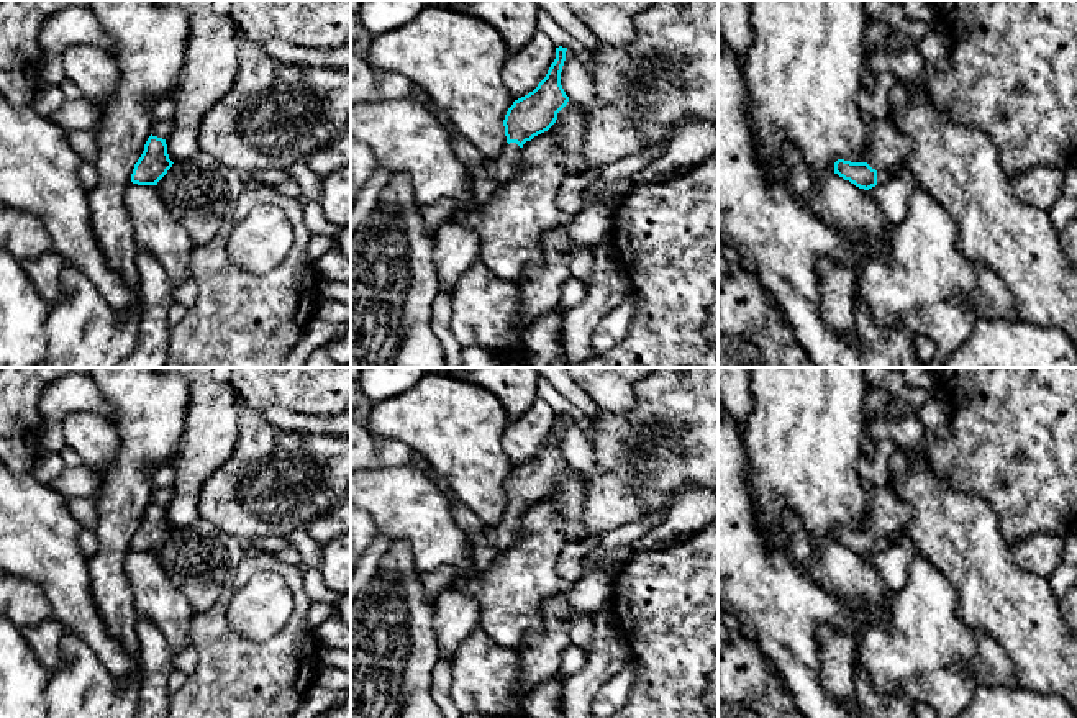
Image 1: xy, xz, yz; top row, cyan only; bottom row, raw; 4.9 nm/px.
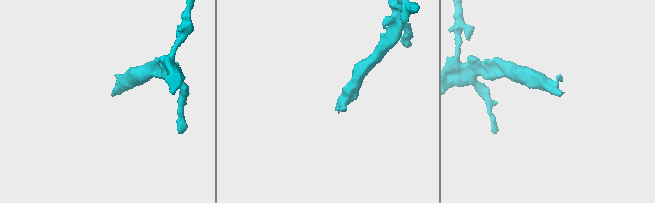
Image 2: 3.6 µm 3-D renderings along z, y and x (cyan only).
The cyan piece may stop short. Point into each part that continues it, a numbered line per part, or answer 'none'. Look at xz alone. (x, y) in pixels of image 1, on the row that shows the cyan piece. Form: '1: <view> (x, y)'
1: xz (505, 166)

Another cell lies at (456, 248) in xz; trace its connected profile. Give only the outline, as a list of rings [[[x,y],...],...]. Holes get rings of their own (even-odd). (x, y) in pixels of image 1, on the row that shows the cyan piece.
[[[443,221],[434,231],[433,262],[439,290],[452,292],[461,275],[480,261],[480,238],[469,228]]]

